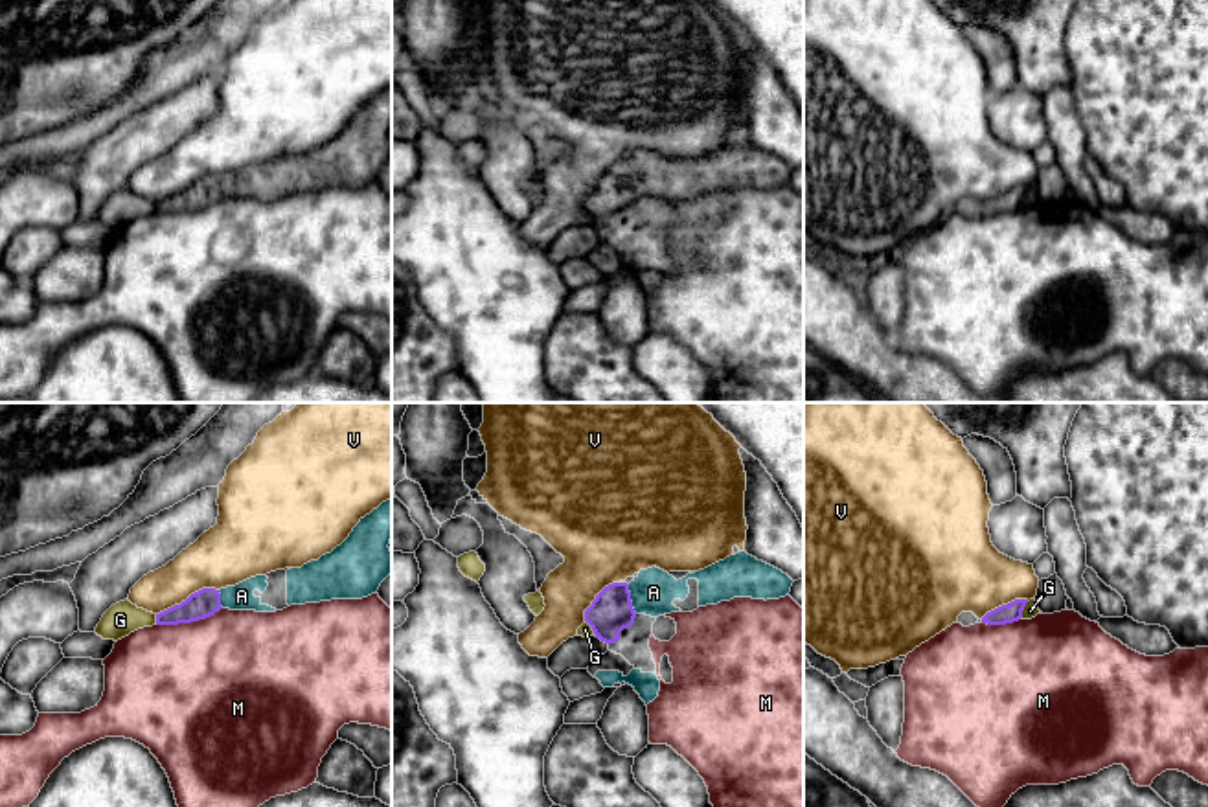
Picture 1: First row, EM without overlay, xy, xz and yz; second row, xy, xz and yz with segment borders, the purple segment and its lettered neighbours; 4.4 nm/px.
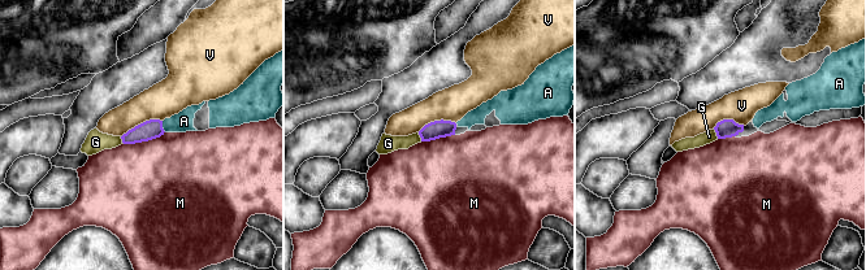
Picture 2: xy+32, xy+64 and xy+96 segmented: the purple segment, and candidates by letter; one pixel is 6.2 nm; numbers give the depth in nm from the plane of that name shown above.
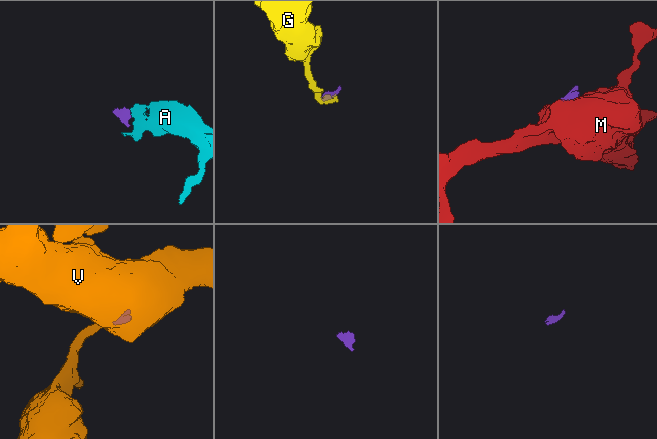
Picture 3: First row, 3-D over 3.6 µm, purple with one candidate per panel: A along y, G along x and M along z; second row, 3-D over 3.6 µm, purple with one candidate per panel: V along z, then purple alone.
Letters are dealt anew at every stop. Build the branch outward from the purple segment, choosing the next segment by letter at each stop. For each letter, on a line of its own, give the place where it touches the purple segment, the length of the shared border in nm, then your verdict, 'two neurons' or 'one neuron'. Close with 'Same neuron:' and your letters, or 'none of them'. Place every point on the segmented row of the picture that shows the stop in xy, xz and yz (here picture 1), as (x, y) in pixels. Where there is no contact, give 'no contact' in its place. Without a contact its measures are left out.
A: contact xz (629, 600); length 130 nm; one neuron
G: contact yz (1023, 609); length 90 nm; two neurons
M: contact xy (188, 622); length 300 nm; two neurons
V: contact xy (188, 598); length 300 nm; two neurons
Same neuron: A

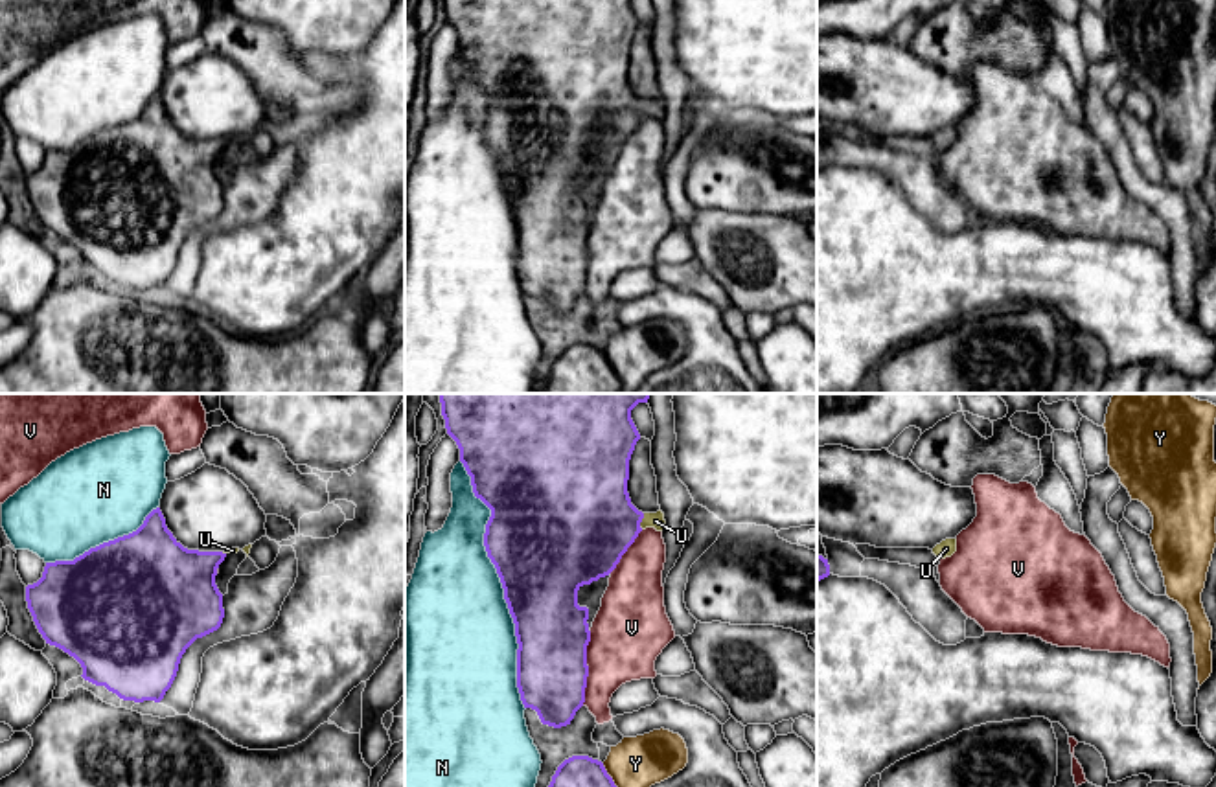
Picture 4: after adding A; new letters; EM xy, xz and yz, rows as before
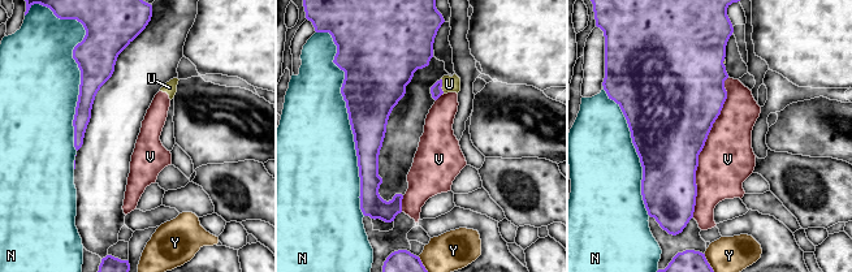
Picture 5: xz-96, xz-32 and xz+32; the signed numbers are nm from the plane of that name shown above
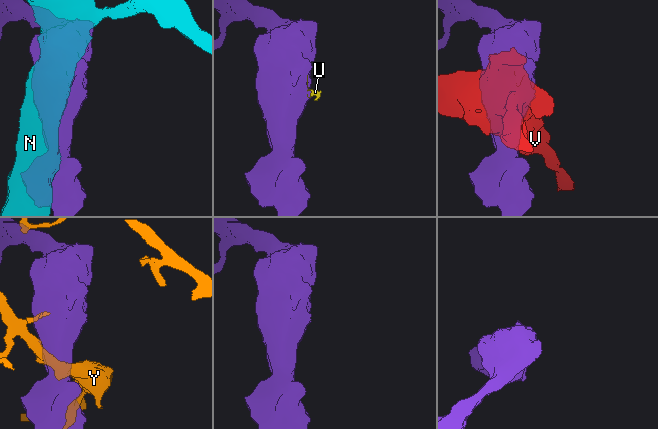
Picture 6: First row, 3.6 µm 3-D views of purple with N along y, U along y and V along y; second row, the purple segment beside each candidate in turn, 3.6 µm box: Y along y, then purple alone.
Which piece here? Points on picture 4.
N: contact xz (503, 585); length 1100 nm; two neurons
U: contact xz (641, 521); length 70 nm; one neuron
V: contact xz (587, 668); length 340 nm; two neurons
Y: contact xz (608, 775); length 120 nm; two neurons
Same neuron: U

